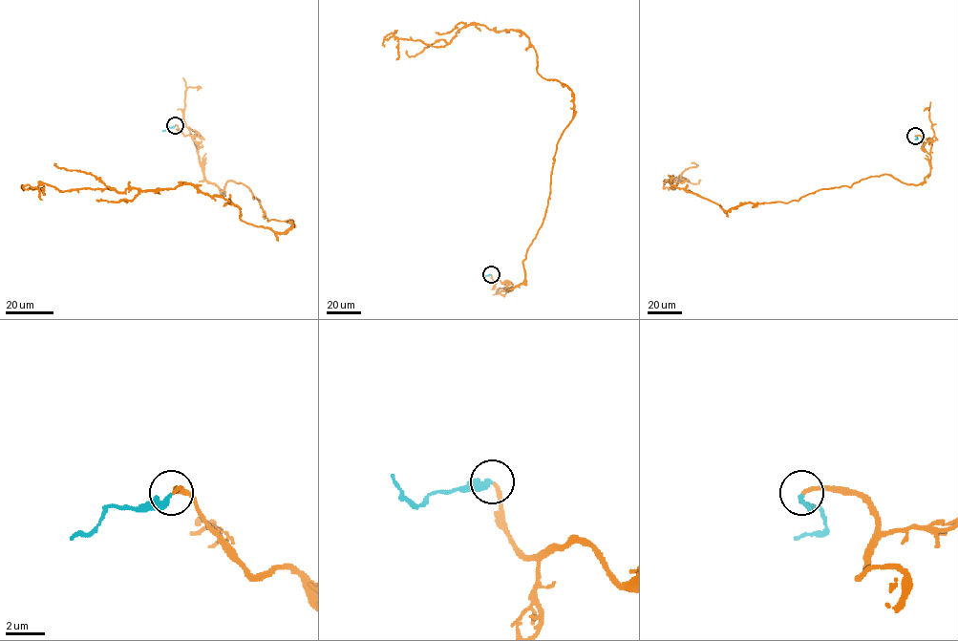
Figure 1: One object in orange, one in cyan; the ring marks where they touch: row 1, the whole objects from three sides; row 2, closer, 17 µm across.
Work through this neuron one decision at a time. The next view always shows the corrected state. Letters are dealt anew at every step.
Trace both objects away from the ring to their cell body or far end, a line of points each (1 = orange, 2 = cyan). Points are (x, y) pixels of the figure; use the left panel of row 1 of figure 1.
1: (175, 125), (222, 195), (227, 181), (243, 183), (268, 222), (292, 226), (249, 224), (190, 183), (23, 190)
2: (175, 125), (162, 131)

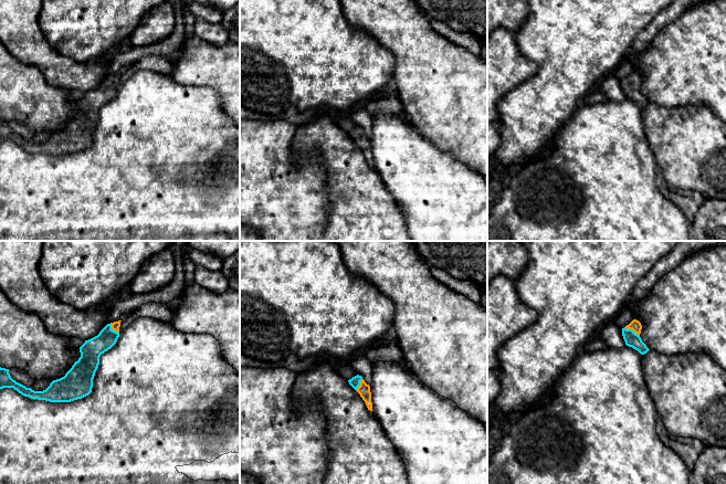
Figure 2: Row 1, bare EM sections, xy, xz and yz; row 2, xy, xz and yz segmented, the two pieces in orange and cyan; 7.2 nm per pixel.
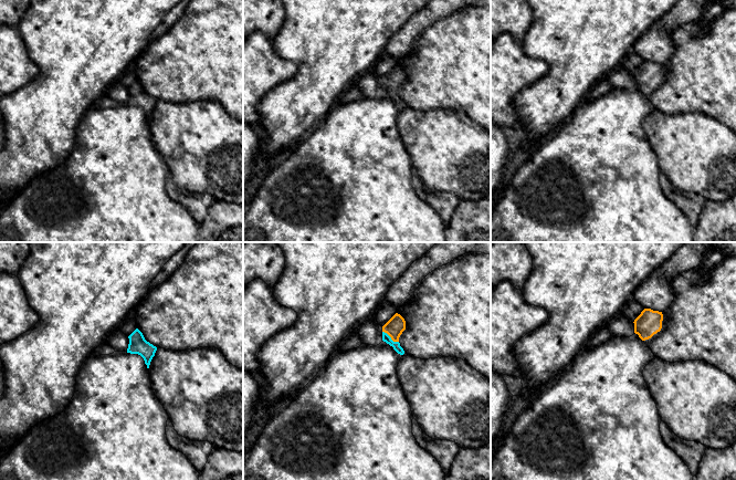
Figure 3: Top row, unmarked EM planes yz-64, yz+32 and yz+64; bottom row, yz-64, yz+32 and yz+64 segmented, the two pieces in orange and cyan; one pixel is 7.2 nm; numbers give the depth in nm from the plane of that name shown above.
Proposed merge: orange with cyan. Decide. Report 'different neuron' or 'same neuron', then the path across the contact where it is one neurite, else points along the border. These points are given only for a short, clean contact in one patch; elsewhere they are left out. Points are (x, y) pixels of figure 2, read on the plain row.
same neuron; runs through yz (634, 77), (632, 82), (632, 92)

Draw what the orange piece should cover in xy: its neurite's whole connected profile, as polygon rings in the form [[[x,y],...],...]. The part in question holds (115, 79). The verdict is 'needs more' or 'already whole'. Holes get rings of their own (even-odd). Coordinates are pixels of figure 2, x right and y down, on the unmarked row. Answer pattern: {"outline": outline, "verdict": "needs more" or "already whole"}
{"outline": [[[120,74],[107,76],[97,88],[85,93],[80,99],[78,113],[64,129],[53,133],[45,143],[34,144],[27,140],[11,130],[9,122],[1,119],[0,141],[13,140],[24,149],[50,155],[71,155],[88,148],[92,145],[99,109],[116,96],[119,90]]], "verdict": "needs more"}

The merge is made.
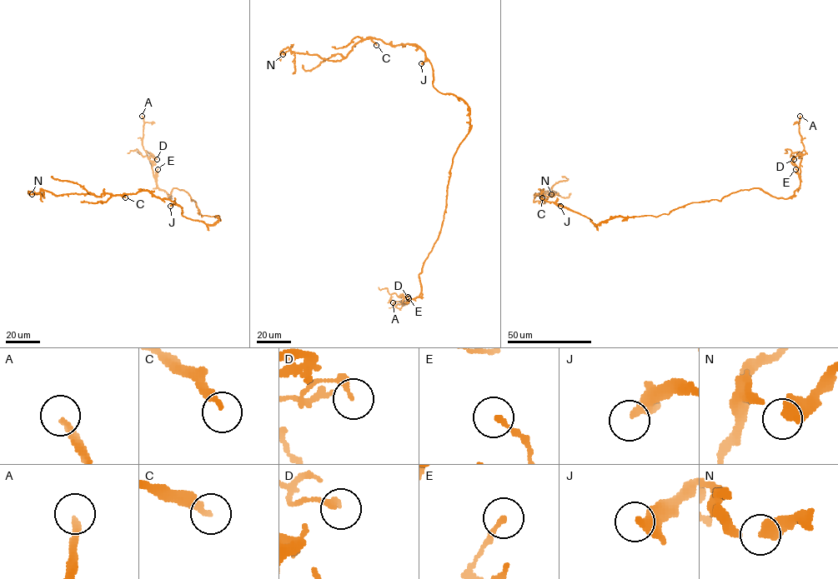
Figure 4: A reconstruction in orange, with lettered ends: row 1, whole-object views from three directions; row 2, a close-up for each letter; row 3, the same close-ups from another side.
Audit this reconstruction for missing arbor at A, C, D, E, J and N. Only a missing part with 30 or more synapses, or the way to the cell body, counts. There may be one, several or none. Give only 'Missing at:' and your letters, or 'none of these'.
Missing at: A

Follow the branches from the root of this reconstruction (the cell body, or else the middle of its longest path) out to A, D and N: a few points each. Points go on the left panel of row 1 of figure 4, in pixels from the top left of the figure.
A: (218, 217), (202, 217), (195, 202), (183, 190), (173, 188), (170, 198), (158, 187), (143, 145), (142, 116)
D: (218, 217), (202, 217), (195, 202), (183, 190), (173, 188), (169, 198), (158, 187), (148, 158), (157, 159)
N: (218, 217), (213, 225), (188, 218), (174, 202), (147, 190), (94, 196), (54, 195), (41, 188), (32, 194)

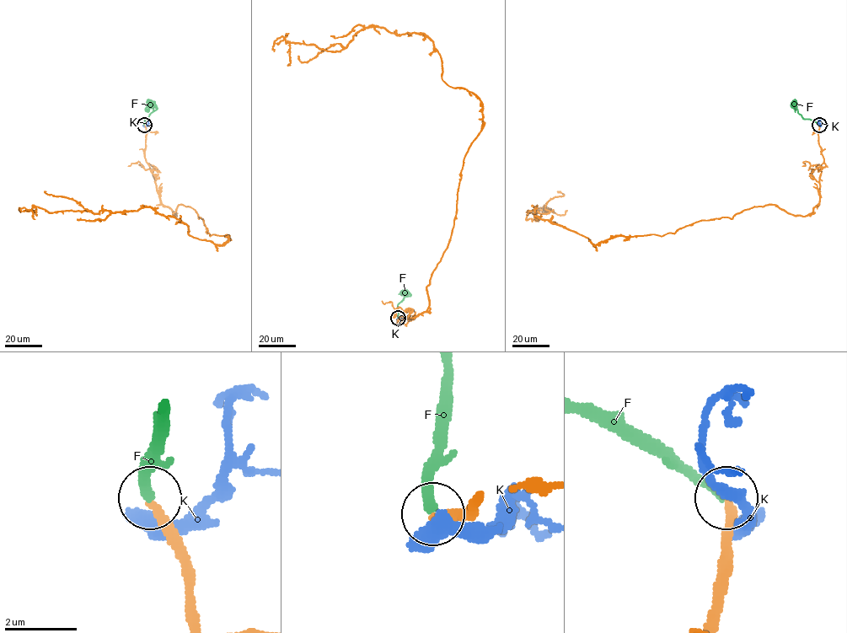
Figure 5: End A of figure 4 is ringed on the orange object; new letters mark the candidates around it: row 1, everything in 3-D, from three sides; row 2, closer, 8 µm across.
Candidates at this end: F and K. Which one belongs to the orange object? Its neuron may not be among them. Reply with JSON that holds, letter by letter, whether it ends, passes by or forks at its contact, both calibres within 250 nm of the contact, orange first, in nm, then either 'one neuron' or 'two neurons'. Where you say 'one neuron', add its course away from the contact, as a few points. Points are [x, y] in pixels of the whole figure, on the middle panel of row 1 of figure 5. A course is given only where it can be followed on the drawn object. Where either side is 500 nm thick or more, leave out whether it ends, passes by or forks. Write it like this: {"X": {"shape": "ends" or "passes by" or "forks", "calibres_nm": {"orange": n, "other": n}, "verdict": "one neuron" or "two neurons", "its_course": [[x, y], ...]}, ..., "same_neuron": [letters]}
{"F": {"shape": "ends", "calibres_nm": {"orange": 240, "other": 240}, "verdict": "one neuron", "its_course": [[398, 318], [398, 305], [407, 296], [403, 292]]}, "K": {"shape": "passes by", "calibres_nm": {"orange": 360, "other": 440}, "verdict": "two neurons"}, "same_neuron": ["F"]}

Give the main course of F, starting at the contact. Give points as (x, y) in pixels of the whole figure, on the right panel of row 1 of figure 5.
F: (819, 125), (804, 119), (793, 103)

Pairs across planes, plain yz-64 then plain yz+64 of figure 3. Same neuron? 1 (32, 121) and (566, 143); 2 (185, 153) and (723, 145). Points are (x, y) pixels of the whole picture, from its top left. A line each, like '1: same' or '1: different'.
1: different
2: same

